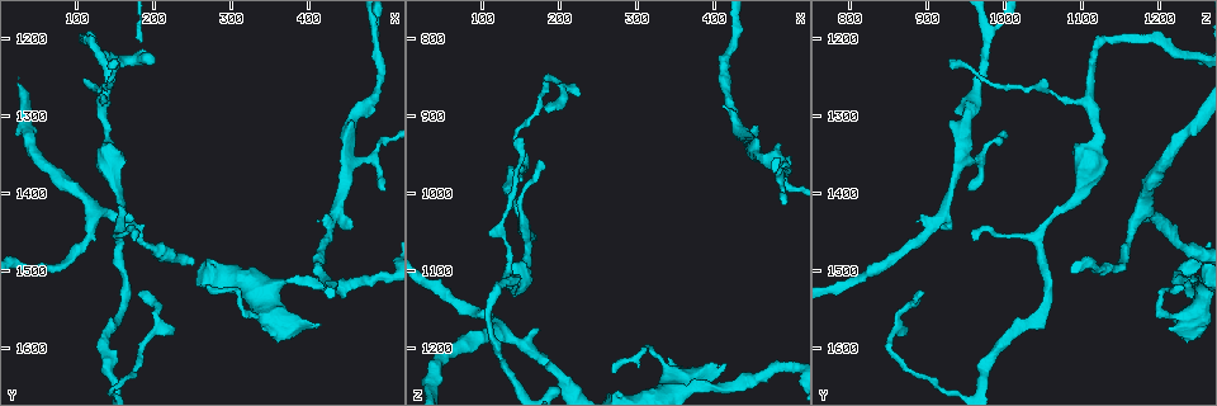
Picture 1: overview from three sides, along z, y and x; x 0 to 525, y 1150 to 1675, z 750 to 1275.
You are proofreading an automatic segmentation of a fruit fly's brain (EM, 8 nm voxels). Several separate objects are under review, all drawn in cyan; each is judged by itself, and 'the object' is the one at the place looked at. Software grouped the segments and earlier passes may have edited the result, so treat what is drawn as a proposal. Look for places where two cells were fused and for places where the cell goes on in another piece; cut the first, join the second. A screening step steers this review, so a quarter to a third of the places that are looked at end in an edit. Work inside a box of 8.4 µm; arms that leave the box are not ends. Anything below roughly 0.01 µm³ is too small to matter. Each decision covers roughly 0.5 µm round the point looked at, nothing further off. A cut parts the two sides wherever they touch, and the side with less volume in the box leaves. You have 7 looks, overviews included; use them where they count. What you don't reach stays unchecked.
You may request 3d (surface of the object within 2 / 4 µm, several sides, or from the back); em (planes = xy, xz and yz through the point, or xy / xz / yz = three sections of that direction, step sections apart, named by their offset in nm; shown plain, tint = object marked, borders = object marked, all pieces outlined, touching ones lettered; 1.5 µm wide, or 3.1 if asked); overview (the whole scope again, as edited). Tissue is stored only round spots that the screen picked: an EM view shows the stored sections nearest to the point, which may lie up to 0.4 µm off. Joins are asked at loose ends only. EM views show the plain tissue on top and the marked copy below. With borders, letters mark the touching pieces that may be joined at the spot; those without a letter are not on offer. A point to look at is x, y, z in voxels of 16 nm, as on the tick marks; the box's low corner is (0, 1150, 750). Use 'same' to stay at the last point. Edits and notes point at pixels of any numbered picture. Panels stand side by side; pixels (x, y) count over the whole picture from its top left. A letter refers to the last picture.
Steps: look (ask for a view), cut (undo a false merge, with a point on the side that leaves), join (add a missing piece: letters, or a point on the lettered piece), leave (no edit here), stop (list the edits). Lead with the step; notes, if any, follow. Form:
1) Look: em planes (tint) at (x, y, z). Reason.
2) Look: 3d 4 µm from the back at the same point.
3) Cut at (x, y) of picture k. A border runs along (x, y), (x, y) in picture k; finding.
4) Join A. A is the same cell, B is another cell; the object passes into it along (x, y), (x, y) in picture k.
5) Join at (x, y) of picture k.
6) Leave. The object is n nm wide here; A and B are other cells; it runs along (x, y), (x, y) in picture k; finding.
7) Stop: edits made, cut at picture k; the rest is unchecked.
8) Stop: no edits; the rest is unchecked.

Look: 3d 4 µm at (225, 1580, 870).

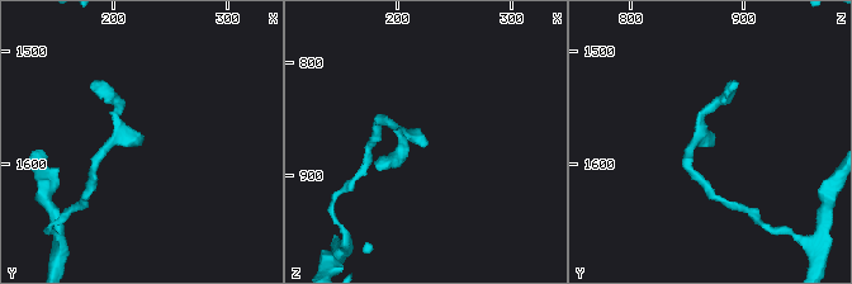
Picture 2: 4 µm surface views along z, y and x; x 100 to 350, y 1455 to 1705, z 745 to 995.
Look: em xy step 4 (borders) at (224, 1578, 874).

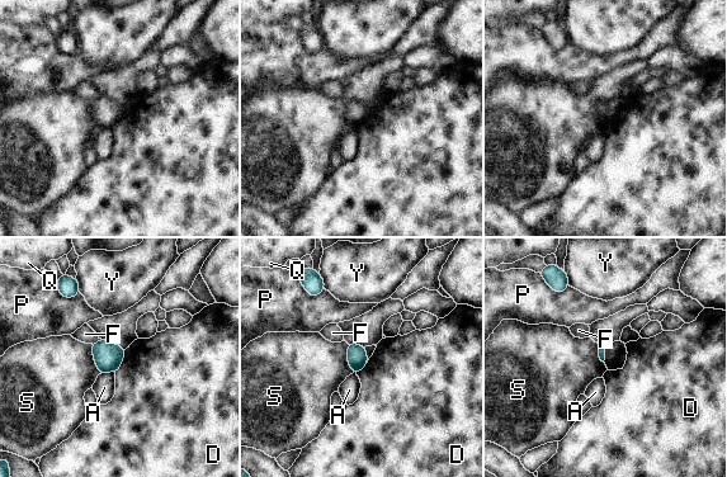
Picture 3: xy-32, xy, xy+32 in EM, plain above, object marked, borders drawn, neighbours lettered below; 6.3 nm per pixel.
Look: em planes (borders) at the same point.

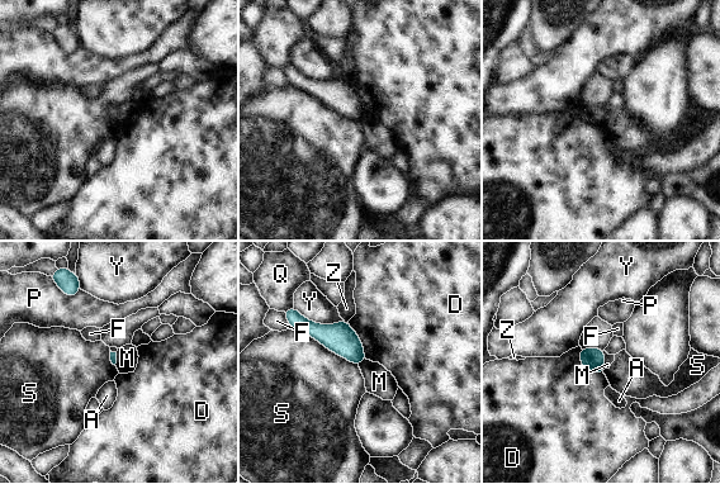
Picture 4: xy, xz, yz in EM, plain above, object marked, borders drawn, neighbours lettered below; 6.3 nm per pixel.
Leave. A, D, F, M, P, Q, S, Y and Z are other cells; a border runs along (602, 350), (604, 369) in picture 4; no lettered piece goes on from it.

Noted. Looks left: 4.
Look: 3d 4 µm at (125, 1425, 1180). Branch point.

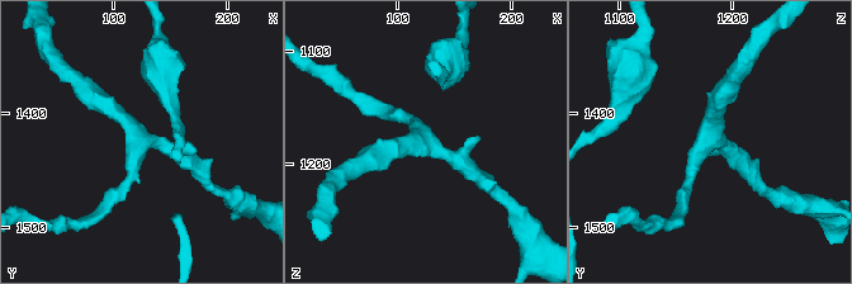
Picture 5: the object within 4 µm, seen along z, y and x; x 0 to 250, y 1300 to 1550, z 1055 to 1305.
Look: em xy step 8 (tint) at (124, 1422, 1178). 3 arms meet here.

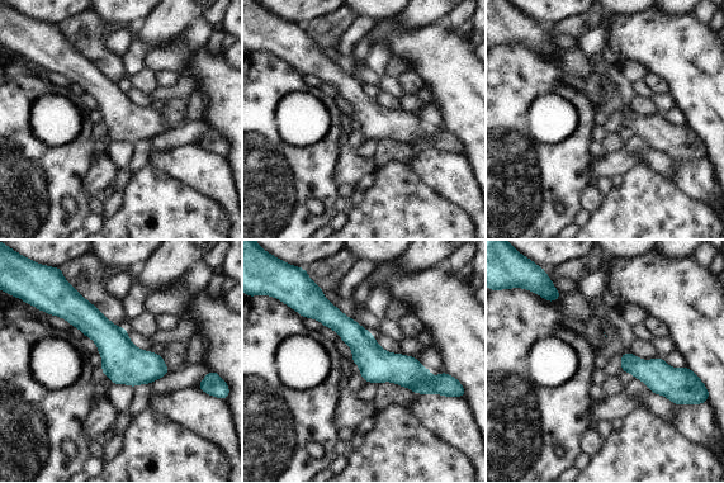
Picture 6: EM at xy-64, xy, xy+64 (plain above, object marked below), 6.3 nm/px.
Look: em planes (borders) at the same point.

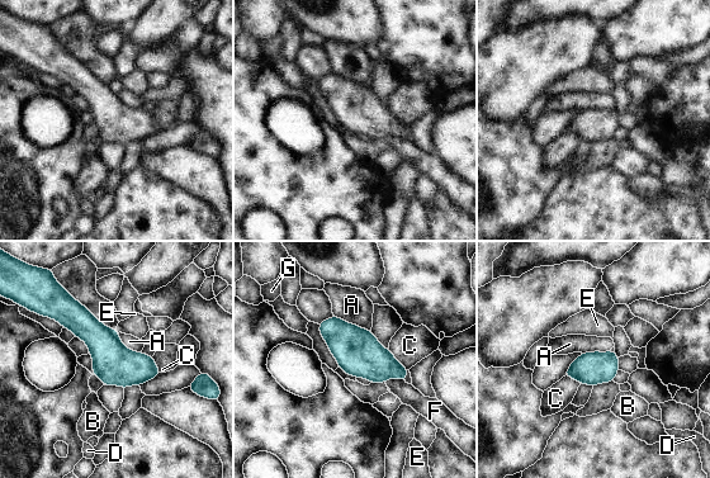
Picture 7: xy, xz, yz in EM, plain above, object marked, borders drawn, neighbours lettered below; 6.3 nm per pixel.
Leave. A, B, C, D, E, F and G are other cells; a border runs along (334, 315), (370, 331) in picture 7; continuous, no second cell.

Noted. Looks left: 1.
Stop: no edits; the rest is unchecked.

